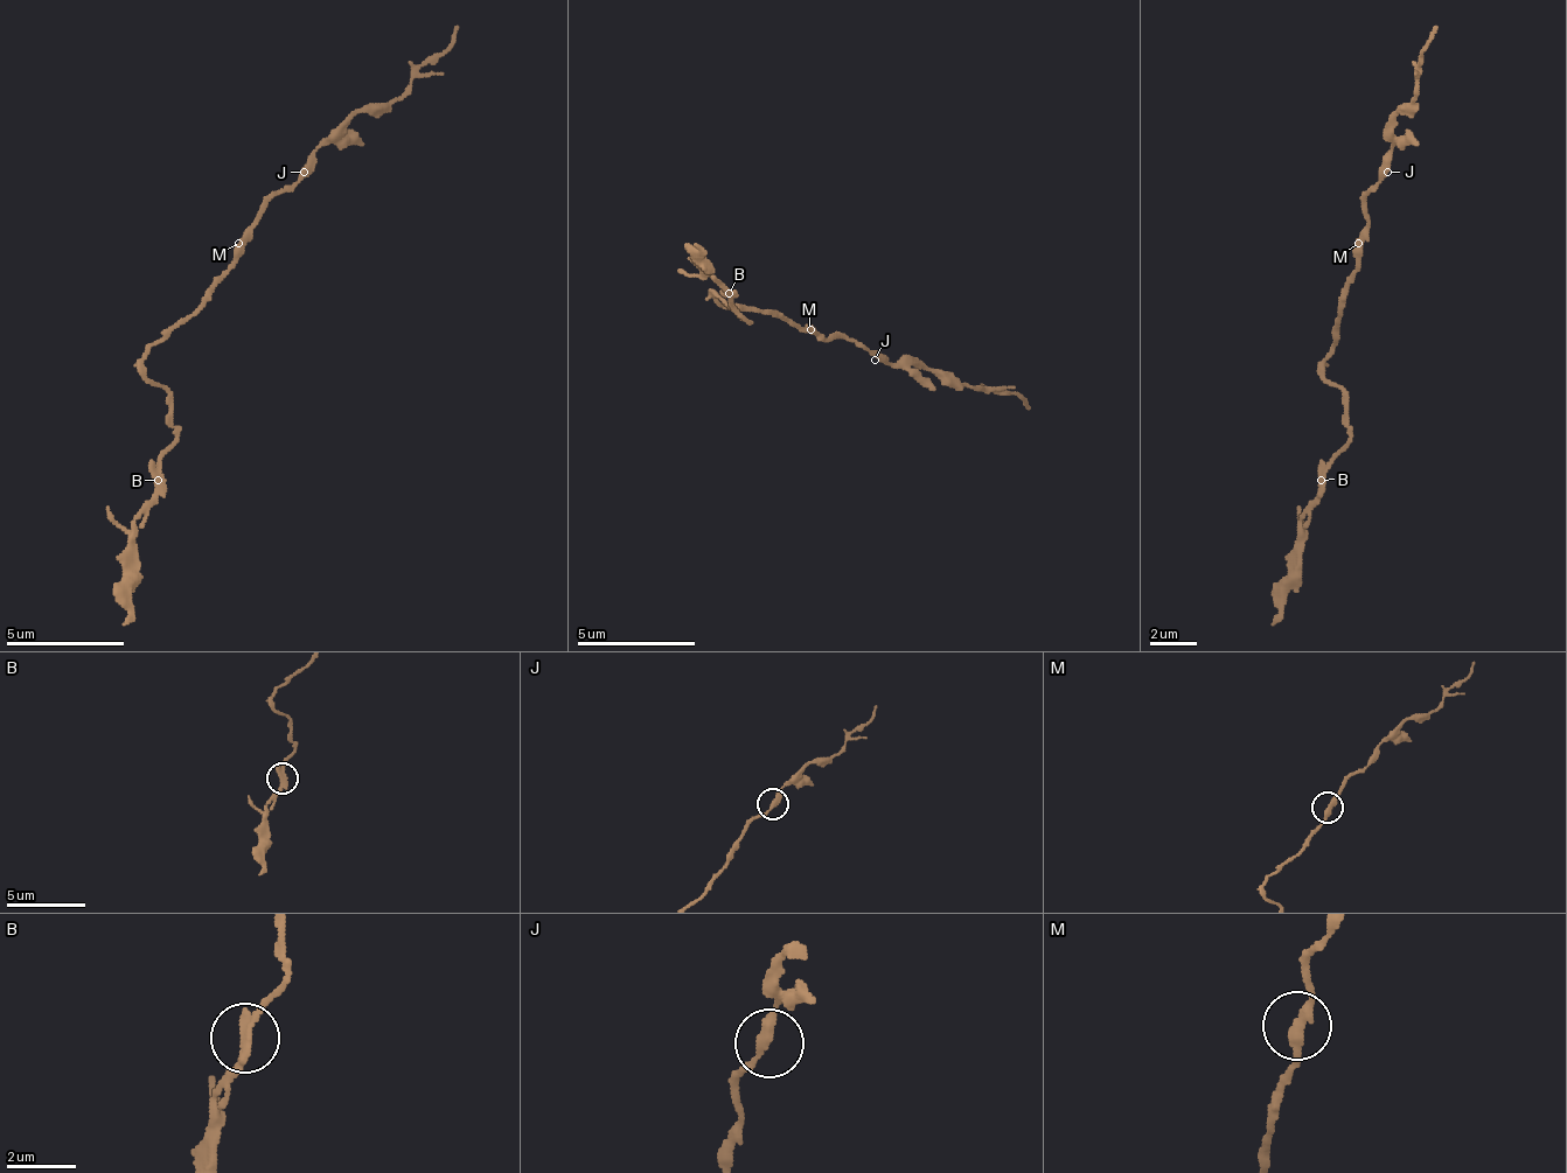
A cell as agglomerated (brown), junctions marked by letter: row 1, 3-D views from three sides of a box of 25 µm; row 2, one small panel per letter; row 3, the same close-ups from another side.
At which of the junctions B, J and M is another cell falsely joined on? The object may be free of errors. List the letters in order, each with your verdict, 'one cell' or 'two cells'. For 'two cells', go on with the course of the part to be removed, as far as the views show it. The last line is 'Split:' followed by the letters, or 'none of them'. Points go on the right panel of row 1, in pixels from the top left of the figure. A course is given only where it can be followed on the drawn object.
B: two cells; course (1323, 479), (1304, 531), (1299, 584), (1269, 626)
J: one cell
M: one cell
Split: B

